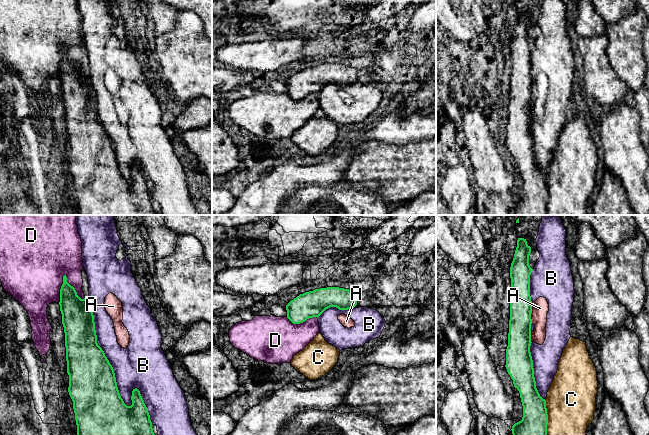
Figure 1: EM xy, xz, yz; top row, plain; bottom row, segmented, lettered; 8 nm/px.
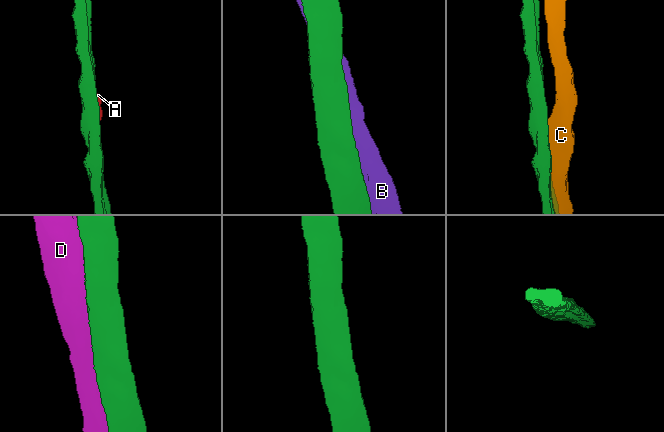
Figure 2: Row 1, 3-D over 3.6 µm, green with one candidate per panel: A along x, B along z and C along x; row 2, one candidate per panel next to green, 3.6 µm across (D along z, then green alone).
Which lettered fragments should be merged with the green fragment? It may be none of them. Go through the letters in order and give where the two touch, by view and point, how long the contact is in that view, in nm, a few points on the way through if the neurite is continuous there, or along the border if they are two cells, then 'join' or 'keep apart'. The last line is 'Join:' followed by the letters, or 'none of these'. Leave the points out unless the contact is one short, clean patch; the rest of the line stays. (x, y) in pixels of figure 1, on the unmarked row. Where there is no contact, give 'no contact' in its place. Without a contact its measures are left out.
A: yz (531, 88) | 180 nm | keep apart
B: xy (115, 157) | 1150 nm | keep apart
C: yz (547, 195) | 320 nm | keep apart
D: xy (74, 64) | 260 nm | keep apart
Join: none of these

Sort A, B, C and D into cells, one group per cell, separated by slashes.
A B / C / D

